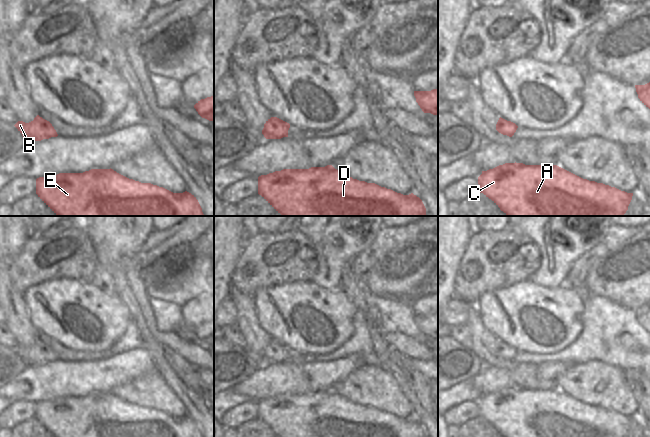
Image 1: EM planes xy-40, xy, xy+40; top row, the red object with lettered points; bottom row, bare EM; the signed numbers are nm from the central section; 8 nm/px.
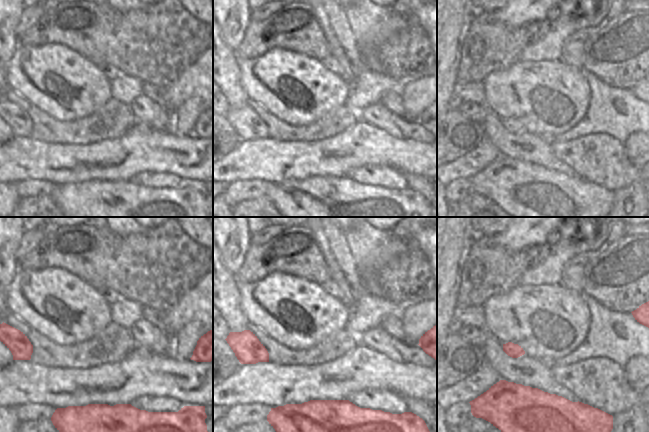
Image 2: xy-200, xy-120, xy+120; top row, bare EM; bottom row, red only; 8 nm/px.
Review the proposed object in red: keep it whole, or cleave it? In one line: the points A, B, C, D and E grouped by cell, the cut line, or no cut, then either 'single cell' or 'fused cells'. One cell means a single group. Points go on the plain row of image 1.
A B C D E; no cut; single cell

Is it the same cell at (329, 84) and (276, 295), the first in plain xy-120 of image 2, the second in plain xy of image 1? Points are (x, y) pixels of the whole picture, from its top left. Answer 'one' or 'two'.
one

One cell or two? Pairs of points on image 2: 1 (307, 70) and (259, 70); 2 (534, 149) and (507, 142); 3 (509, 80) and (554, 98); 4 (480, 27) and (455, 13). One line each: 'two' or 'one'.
1: one
2: one
3: one
4: two

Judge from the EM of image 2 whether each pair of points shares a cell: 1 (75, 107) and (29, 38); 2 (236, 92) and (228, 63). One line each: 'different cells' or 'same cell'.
1: different cells
2: same cell

